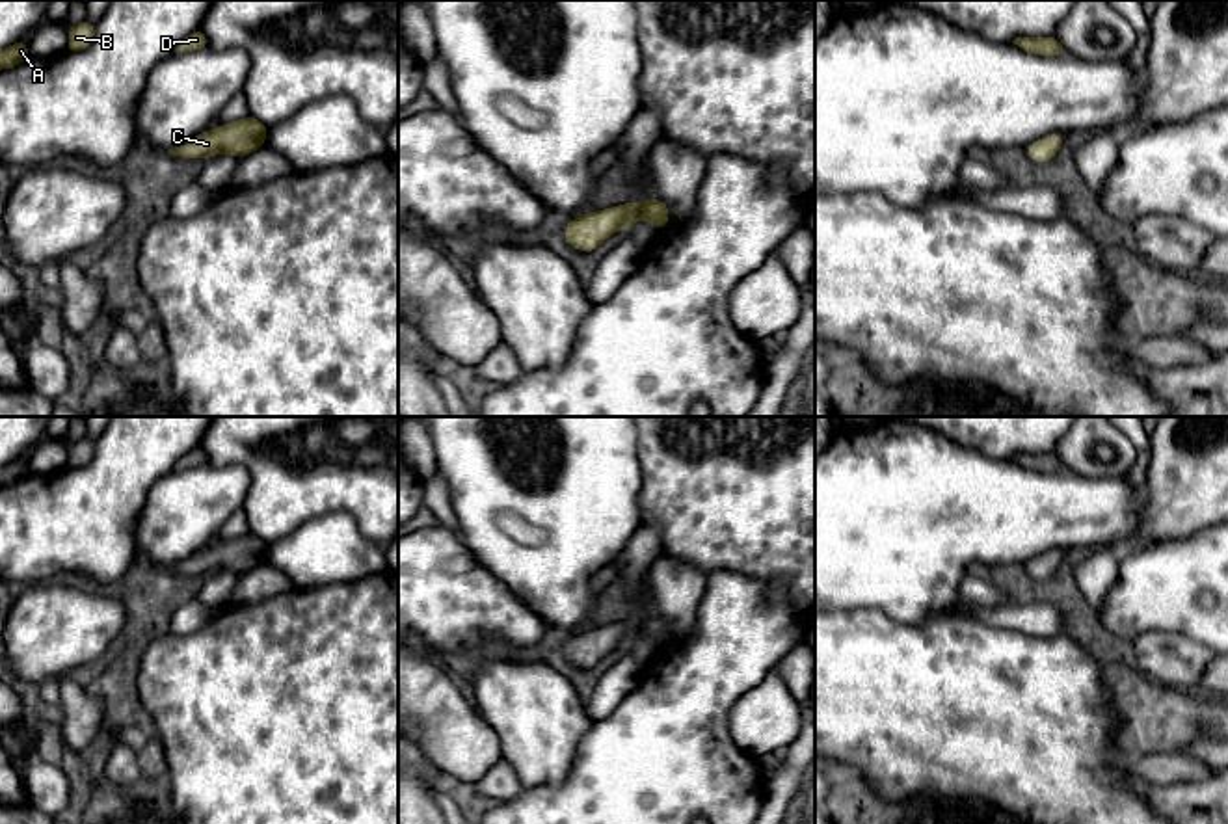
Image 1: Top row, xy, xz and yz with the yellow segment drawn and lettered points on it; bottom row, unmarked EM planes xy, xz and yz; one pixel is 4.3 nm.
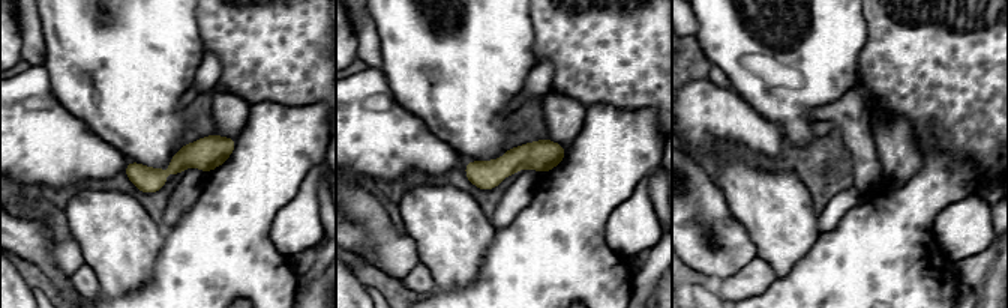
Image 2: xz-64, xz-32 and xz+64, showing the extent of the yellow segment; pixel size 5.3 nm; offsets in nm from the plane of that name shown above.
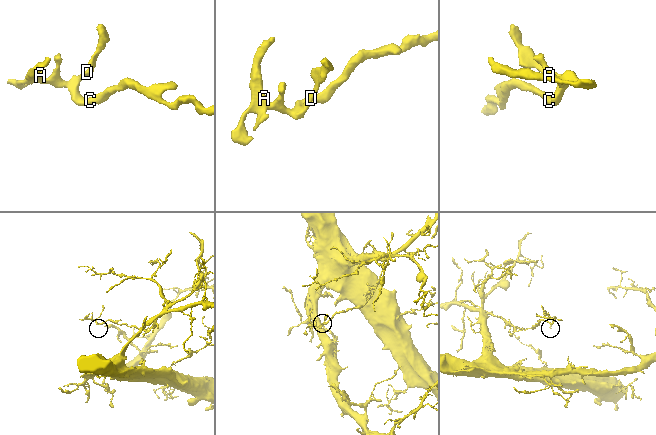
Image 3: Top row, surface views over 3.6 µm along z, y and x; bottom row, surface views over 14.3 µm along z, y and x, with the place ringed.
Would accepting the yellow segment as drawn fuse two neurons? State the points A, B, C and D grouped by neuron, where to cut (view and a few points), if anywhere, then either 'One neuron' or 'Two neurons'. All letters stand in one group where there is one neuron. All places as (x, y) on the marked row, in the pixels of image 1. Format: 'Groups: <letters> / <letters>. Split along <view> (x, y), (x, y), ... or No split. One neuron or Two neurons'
Groups: A B C D. No split. One neuron

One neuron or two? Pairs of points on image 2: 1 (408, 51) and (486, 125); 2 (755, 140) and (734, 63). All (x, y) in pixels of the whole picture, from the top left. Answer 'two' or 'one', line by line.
1: one
2: two

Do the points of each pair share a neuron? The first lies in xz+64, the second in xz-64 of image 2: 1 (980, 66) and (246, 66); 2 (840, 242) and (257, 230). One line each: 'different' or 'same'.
1: same
2: same

